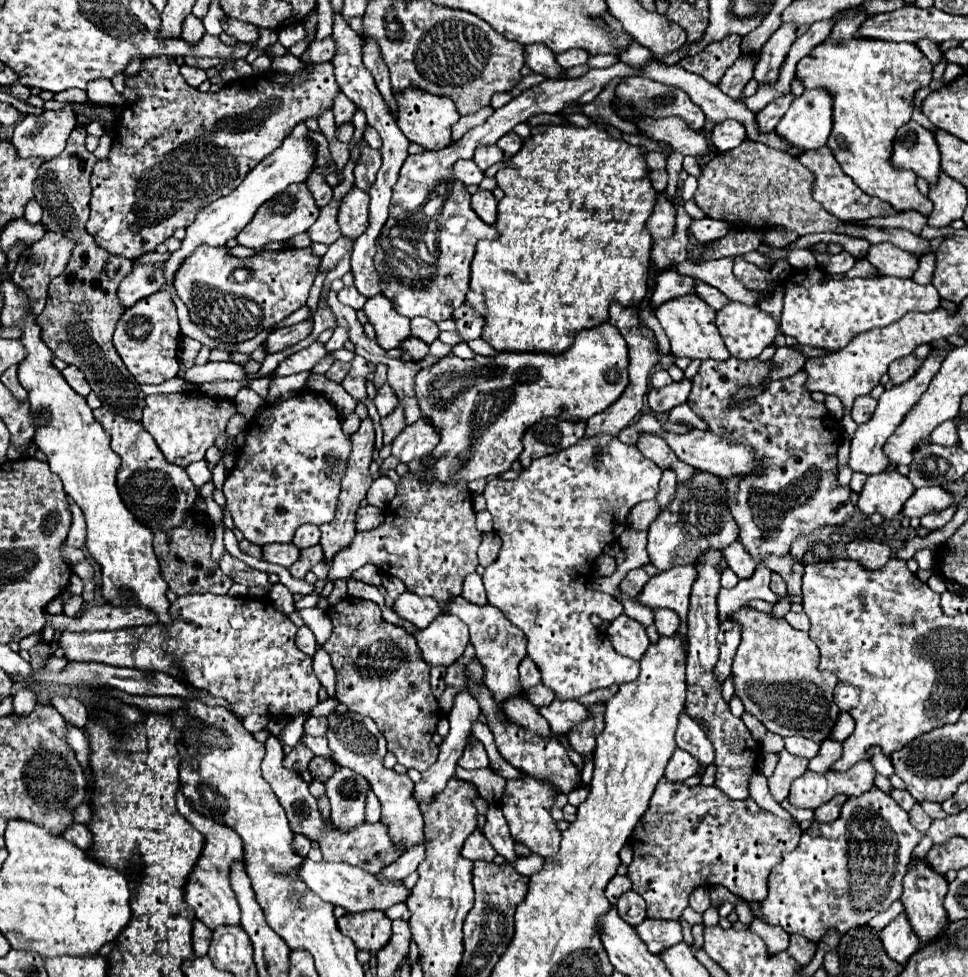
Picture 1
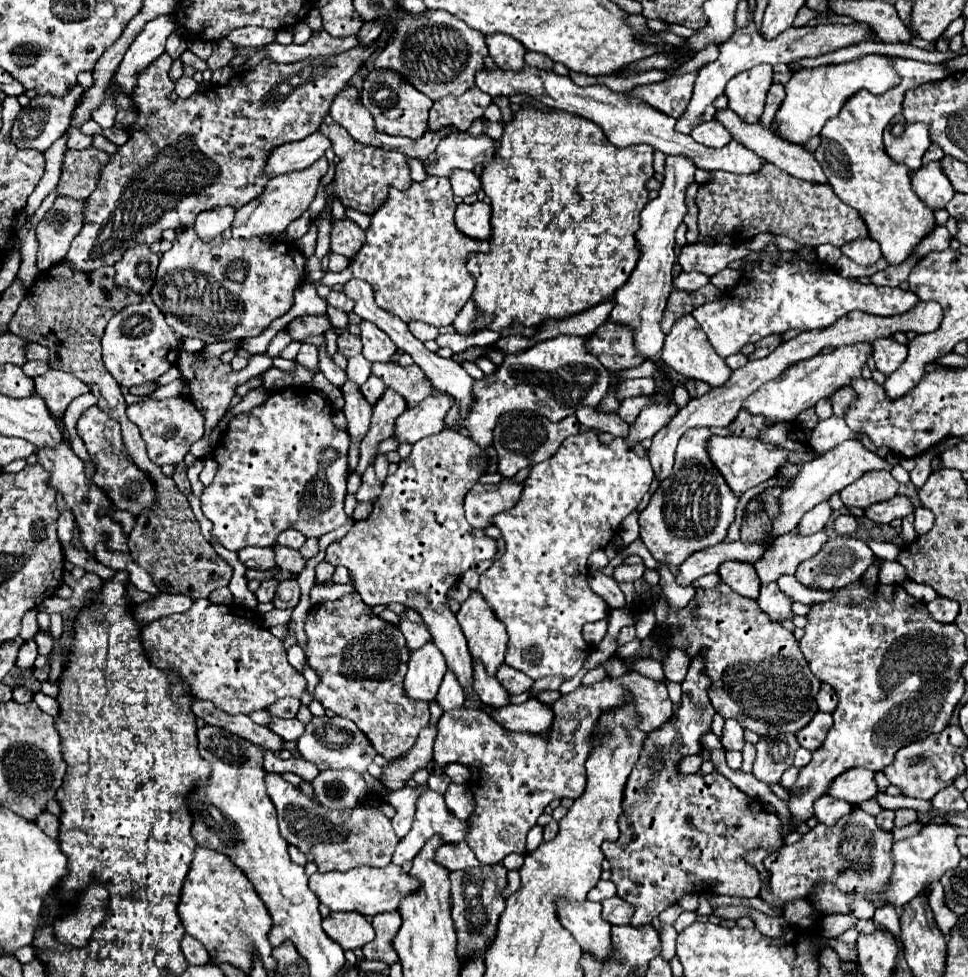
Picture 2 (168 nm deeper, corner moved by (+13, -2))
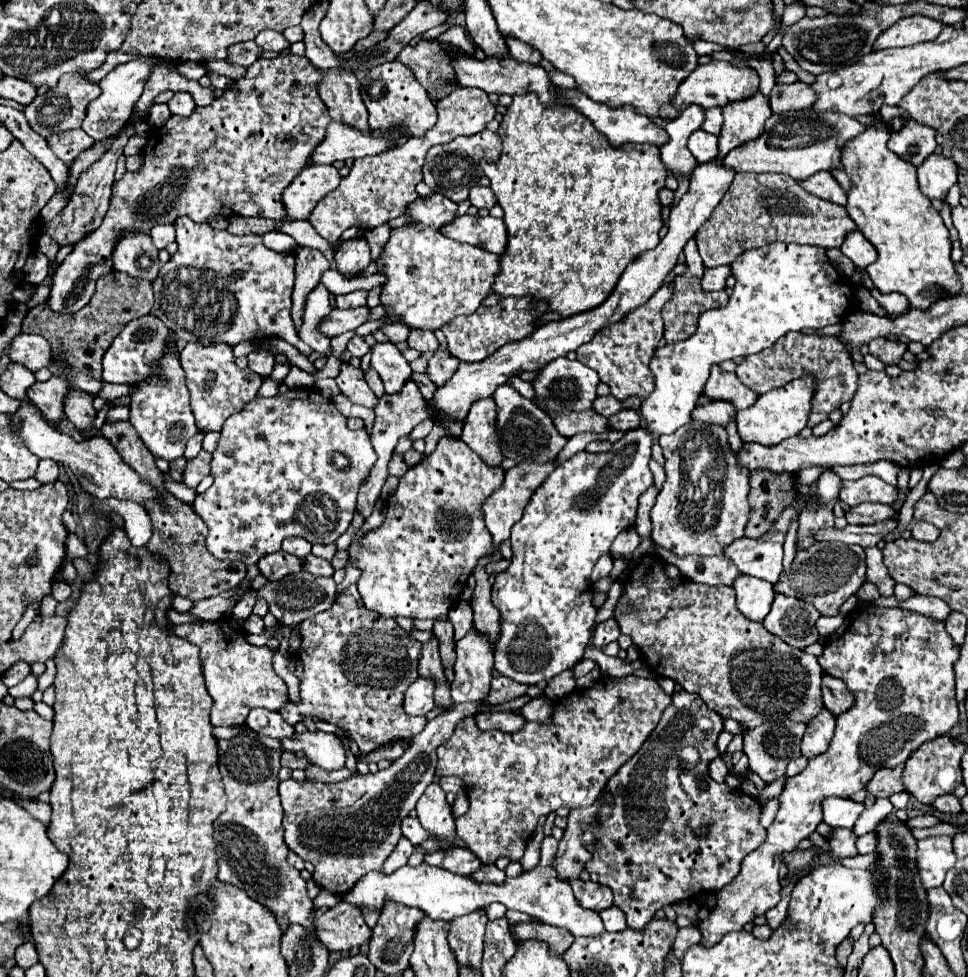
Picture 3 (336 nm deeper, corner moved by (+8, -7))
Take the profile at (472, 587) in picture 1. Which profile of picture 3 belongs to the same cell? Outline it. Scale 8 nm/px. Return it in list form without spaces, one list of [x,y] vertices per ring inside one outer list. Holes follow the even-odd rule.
[[[458,601],[450,611],[450,623],[454,625],[454,639],[462,639],[472,627],[472,609],[468,601]]]

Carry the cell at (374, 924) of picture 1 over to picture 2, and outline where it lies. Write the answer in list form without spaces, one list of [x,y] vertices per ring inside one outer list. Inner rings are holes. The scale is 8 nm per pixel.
[[[331,912],[327,918],[323,918],[323,930],[343,950],[361,948],[375,938],[371,922],[355,912]]]

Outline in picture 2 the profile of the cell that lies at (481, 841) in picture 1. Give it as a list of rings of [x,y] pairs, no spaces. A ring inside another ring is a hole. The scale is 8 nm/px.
[[[465,842],[439,846],[437,852],[435,852],[435,862],[439,866],[445,866],[449,872],[465,870],[465,868],[471,868],[471,866],[479,866],[475,854],[471,852],[471,848],[467,848]]]

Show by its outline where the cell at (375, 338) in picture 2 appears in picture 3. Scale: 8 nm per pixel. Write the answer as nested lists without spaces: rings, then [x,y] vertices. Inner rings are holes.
[[[376,343],[372,347],[372,359],[370,359],[372,369],[382,377],[386,393],[396,393],[400,387],[410,379],[410,365],[402,357],[396,345],[392,343]]]

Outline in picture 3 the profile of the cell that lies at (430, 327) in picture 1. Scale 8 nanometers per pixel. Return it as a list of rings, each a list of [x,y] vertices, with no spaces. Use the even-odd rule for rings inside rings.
[[[412,329],[412,335],[408,337],[408,347],[416,351],[436,351],[438,349],[438,339],[434,331],[422,331],[422,329]]]

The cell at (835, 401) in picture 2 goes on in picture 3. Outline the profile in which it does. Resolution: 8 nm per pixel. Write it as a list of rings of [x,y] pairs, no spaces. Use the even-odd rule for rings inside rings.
[[[788,333],[780,337],[772,347],[748,355],[736,369],[738,379],[752,389],[754,393],[762,395],[766,391],[772,391],[776,387],[782,387],[784,383],[802,377],[804,373],[816,375],[816,395],[812,399],[812,411],[808,427],[814,427],[816,423],[828,419],[828,415],[838,409],[842,403],[852,401],[856,387],[858,387],[858,373],[854,371],[852,357],[848,351],[844,351],[842,343],[836,343],[832,337],[820,337],[820,335],[806,335],[806,333]]]

